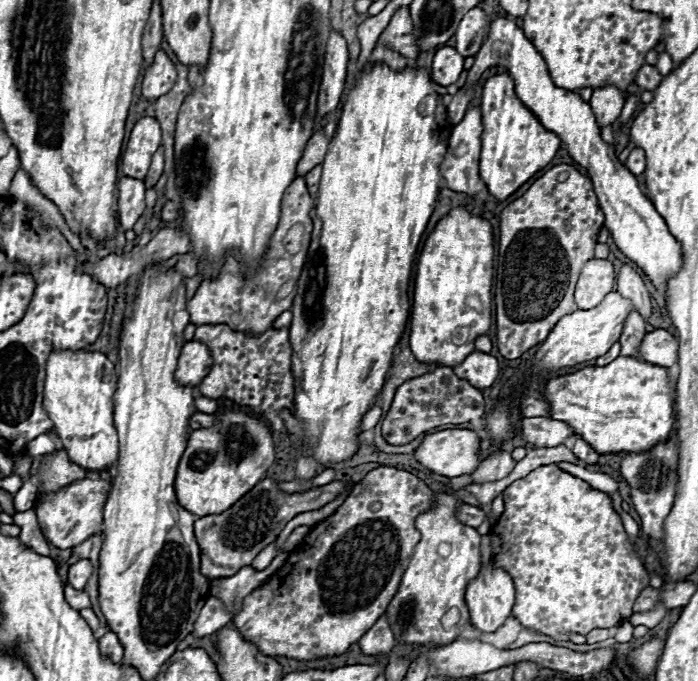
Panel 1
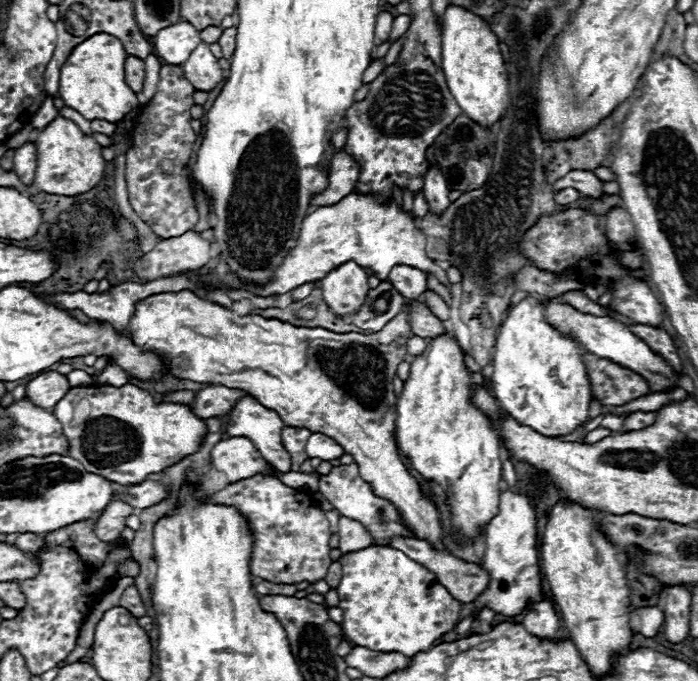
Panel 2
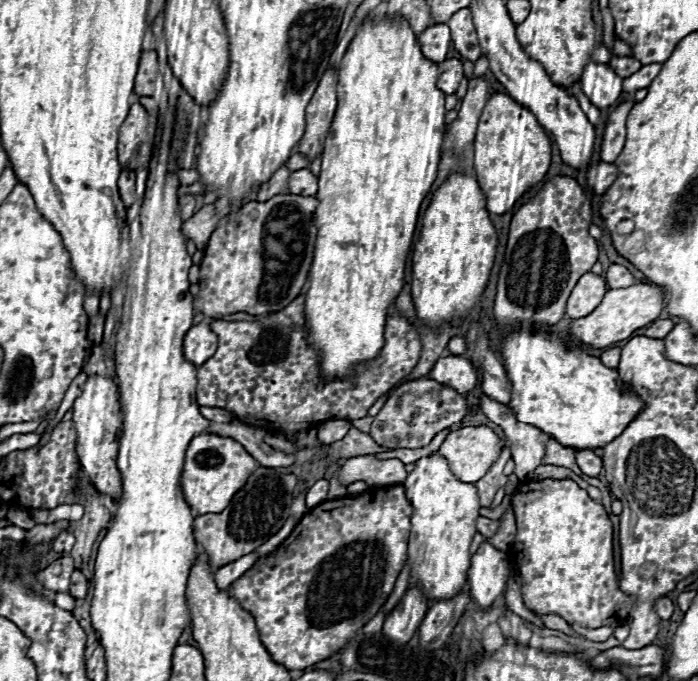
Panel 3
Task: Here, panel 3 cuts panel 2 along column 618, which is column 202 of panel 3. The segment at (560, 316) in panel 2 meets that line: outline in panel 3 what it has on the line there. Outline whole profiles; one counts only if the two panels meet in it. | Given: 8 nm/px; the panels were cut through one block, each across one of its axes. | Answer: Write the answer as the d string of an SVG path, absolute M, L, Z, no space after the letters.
M204 318L204 322L192 326L184 336L184 358L196 368L212 358L218 346L218 338L216 334L212 334L210 322L210 318Z

